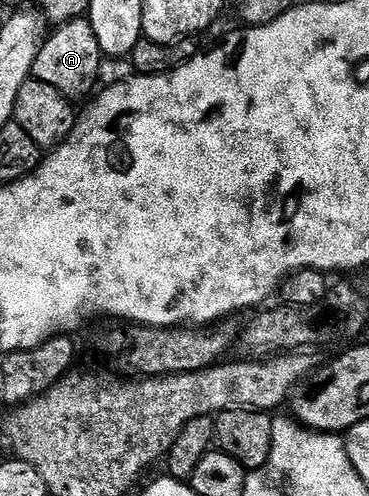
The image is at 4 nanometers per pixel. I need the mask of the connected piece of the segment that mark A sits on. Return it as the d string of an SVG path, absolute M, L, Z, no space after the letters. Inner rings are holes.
M86 19L68 21L59 24L55 29L58 30L54 34L51 32L39 47L33 80L48 83L48 87L56 87L56 91L71 99L86 96L89 98L95 92L94 85L99 84L101 63L104 58L102 44L98 41L96 31L92 31L90 22Z

